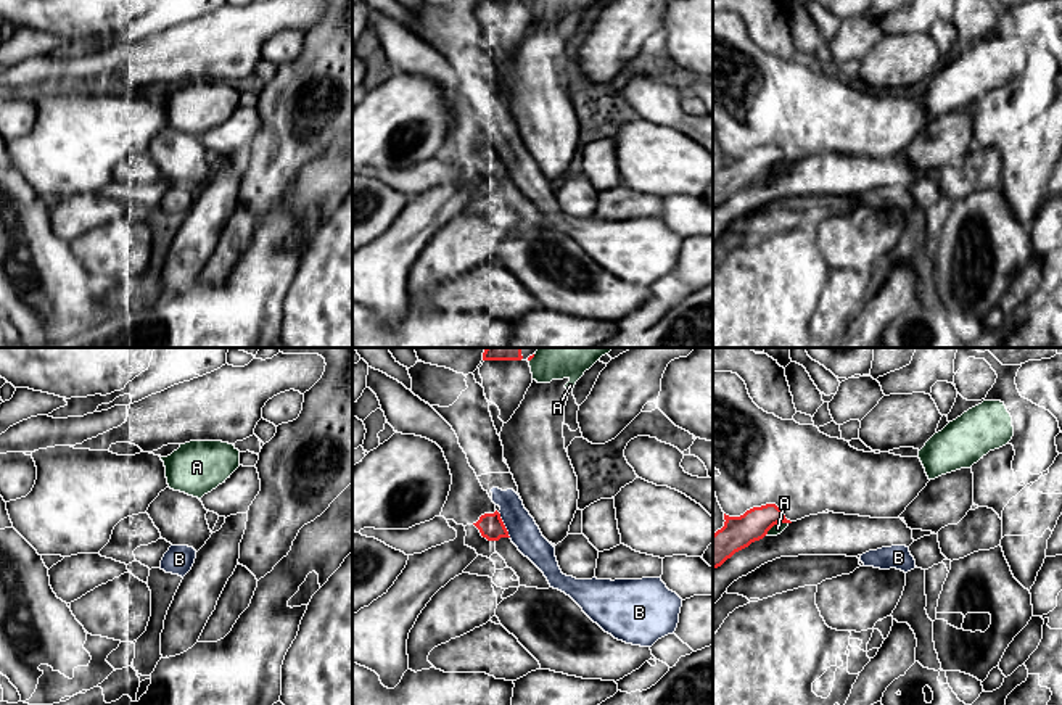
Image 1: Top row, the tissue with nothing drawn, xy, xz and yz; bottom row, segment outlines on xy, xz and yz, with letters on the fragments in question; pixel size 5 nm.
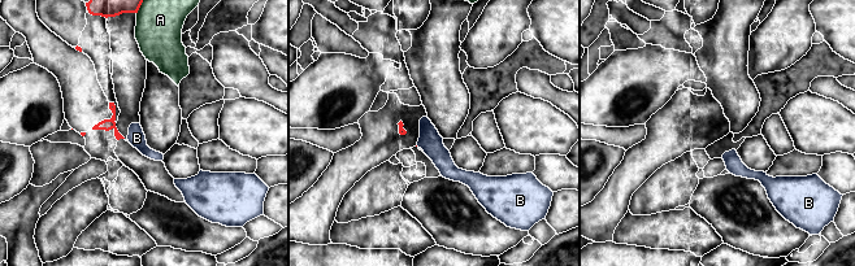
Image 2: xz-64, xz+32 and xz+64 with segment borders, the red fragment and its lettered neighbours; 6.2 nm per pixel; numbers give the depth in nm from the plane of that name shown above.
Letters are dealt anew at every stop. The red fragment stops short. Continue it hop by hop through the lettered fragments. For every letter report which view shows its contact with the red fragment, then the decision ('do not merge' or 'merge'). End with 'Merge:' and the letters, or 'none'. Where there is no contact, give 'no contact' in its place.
A: meets red in yz; do not merge
B: meets red in xz; do not merge
Merge: none

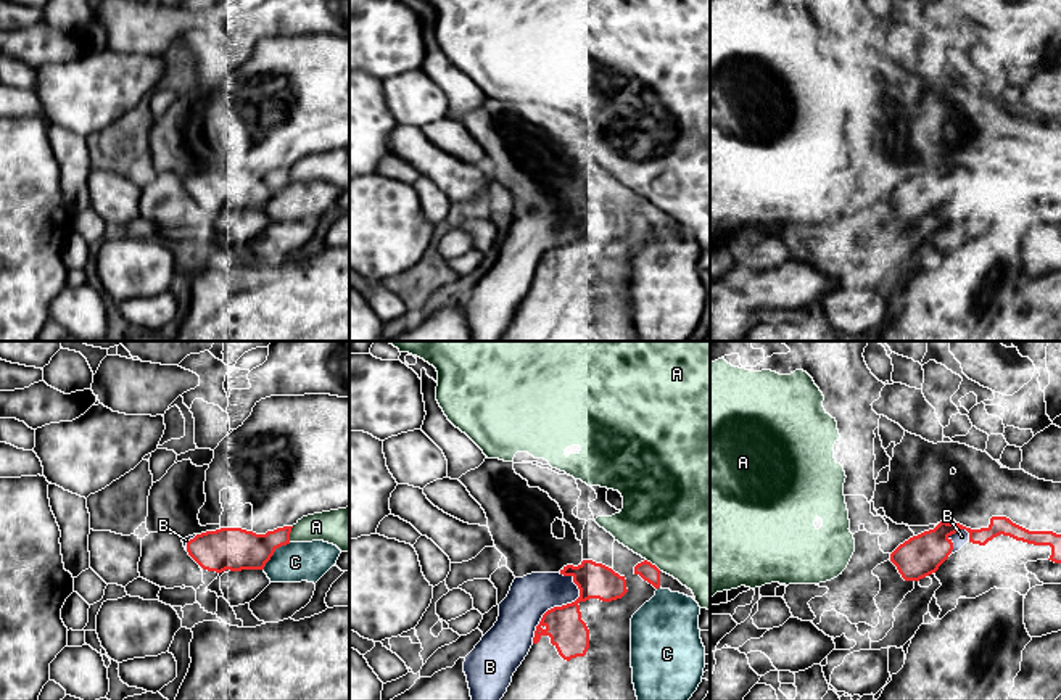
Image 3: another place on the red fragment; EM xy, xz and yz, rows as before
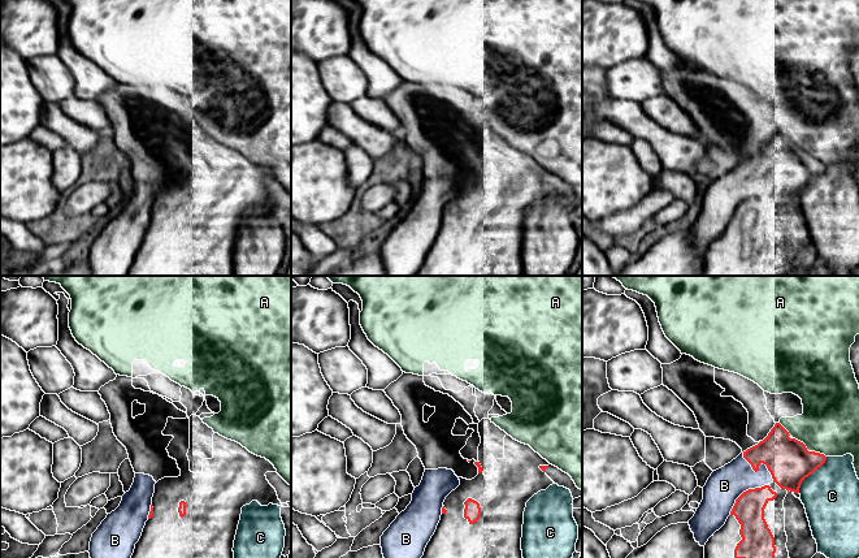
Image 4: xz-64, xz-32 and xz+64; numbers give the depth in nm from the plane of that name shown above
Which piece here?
A: meets red in xy; do not merge
B: meets red in xz; merge
C: meets red in xy; do not merge
Merge: B

